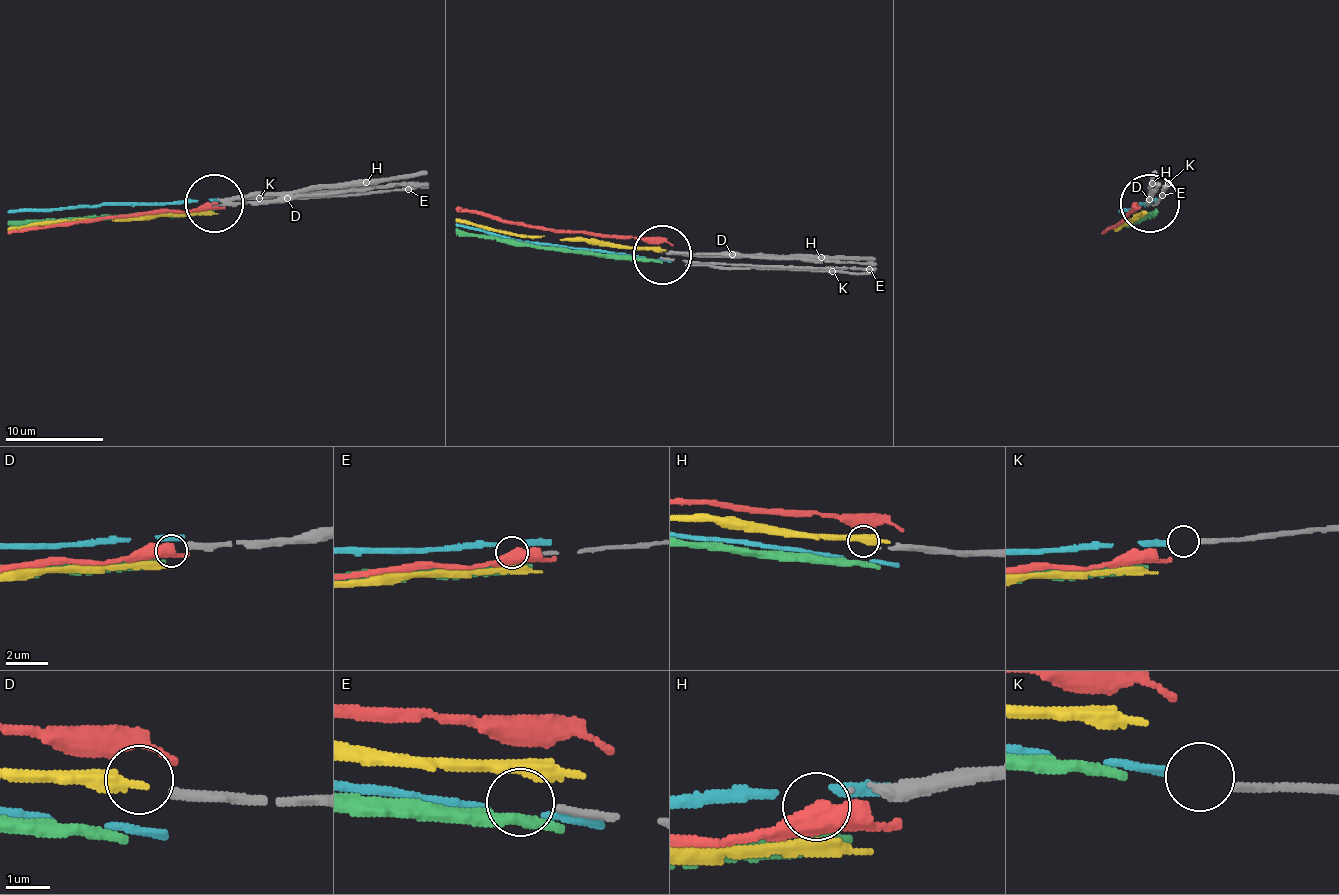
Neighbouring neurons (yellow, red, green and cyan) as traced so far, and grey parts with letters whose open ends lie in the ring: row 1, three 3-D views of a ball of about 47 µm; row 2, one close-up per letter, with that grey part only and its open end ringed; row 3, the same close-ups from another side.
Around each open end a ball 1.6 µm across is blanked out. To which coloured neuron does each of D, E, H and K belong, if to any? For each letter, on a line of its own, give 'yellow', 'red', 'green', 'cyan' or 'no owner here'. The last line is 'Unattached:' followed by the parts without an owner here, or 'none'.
D: no owner here
E: no owner here
H: no owner here
K: cyan
Unattached: D, E, H

